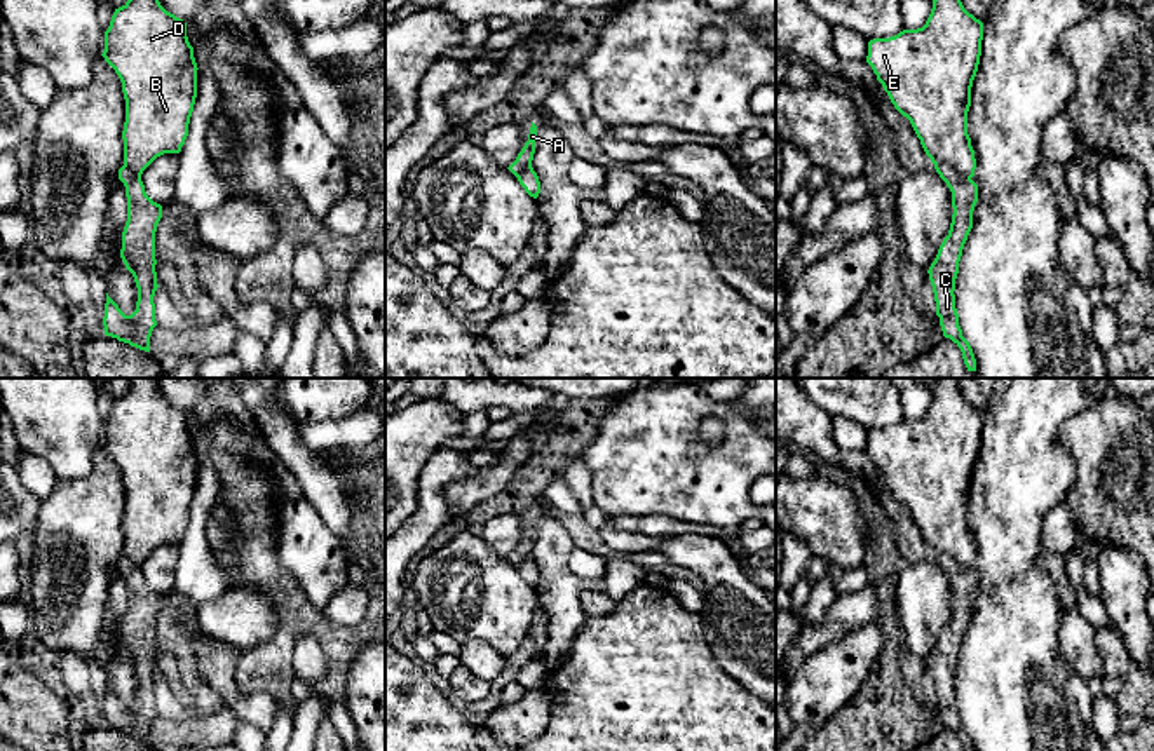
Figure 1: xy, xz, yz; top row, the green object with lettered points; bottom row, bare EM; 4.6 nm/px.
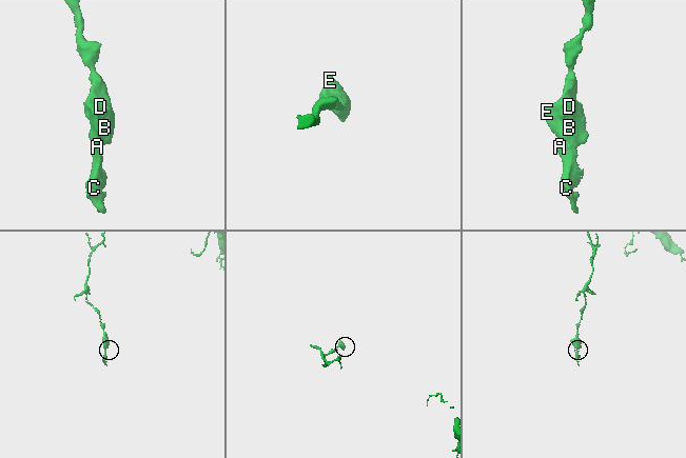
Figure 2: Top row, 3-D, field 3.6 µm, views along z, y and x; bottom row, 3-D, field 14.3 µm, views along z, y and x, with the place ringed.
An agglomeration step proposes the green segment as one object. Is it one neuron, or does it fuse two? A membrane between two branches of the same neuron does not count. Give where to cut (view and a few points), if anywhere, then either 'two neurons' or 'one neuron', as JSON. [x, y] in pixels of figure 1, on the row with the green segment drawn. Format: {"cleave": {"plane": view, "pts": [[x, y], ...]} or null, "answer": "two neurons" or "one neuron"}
{"cleave": {"plane": "yz", "pts": [[935, 162], [945, 162], [970, 178]]}, "answer": "two neurons"}

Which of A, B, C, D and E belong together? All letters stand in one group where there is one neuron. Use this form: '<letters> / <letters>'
A C / B D E

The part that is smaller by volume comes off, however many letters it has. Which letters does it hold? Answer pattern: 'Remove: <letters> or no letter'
Remove: A, C

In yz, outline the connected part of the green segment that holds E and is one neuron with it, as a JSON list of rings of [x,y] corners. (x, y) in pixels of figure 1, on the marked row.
[[[933,0],[922,28],[873,38],[866,56],[931,162],[948,164],[966,178],[976,169],[967,112],[981,40],[983,23],[961,0]]]

